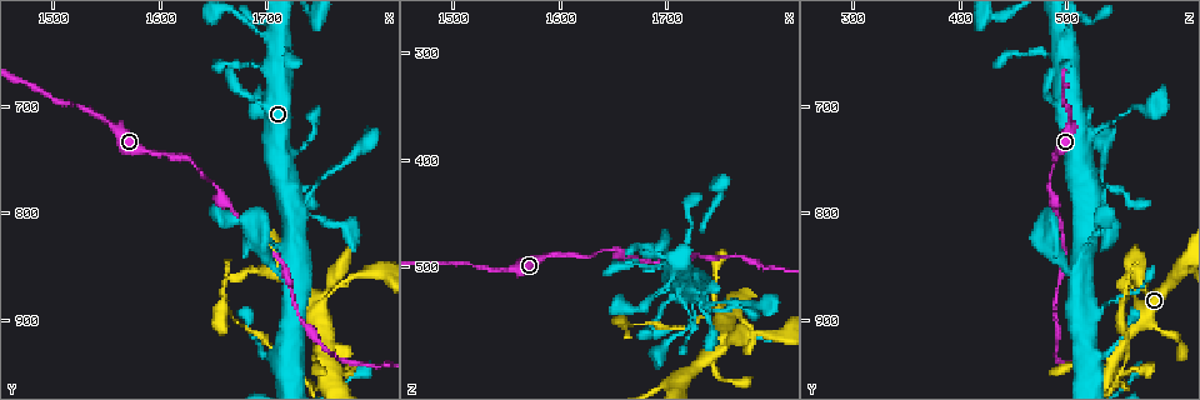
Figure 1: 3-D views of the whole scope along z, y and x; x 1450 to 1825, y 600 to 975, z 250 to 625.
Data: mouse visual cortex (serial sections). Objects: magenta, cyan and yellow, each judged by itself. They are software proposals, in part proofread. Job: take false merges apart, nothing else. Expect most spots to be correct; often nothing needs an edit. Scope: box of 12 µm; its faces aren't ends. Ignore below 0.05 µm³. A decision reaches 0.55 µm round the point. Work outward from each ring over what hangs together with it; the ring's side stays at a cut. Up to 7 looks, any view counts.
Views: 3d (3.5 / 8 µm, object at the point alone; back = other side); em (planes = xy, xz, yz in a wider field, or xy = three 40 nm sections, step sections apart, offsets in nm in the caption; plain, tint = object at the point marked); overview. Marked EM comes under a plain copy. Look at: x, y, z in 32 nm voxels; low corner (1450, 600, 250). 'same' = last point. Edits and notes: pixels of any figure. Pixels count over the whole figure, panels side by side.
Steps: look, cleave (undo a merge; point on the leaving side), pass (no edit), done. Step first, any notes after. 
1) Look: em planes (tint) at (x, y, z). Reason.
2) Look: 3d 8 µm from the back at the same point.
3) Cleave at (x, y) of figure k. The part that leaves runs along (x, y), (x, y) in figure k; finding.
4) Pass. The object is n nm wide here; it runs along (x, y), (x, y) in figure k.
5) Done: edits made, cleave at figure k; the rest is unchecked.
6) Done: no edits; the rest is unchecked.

Look: 3d 3.5 µm at (1700, 634, 498). Sudden change in width.

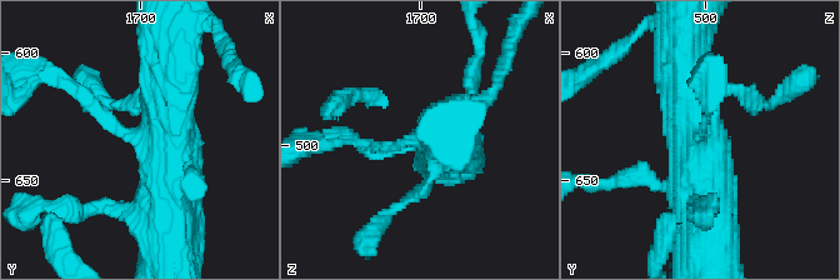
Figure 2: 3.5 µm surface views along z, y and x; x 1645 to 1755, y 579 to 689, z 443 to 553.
Look: em planes (tint) at (1702, 632, 498).

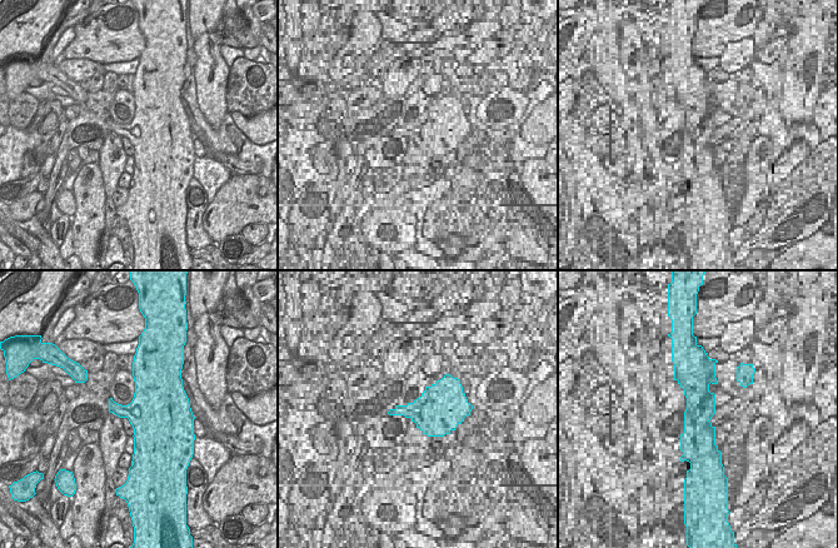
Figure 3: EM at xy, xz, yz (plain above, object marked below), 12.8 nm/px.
Pass. It runs along (706, 220), (700, 96), (678, 63) in figure 2; all the same cell.

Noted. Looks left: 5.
Look: em xy step 1 (tint) at (1540, 708, 506). Thick turns thin.

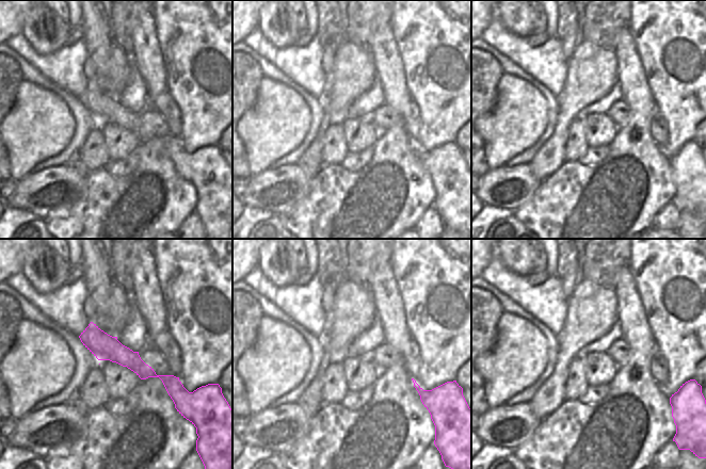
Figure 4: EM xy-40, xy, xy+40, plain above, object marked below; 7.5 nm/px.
Look: 3d 3.5 µm from the back at the same point.

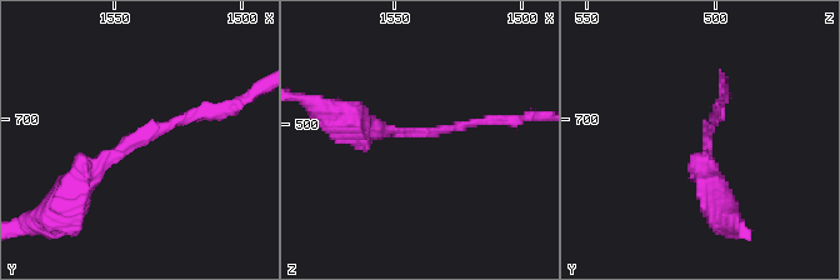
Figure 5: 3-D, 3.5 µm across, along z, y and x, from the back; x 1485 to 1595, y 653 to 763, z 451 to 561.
Pass. The arms are 100, 350 nm wide; it runs along (61, 203), (115, 149), (206, 110) in figure 5; all the same cell.

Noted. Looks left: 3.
Look: 3d 3.5 µm at (1754, 946, 540). Sharp bend.

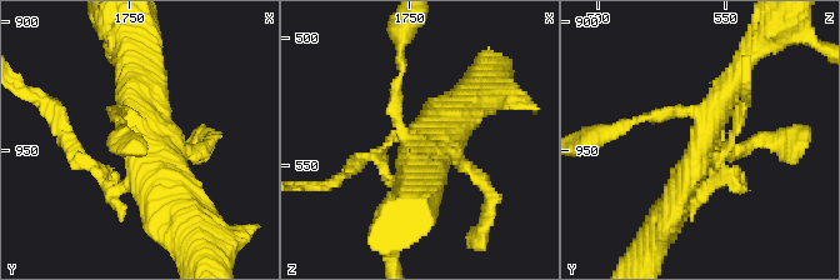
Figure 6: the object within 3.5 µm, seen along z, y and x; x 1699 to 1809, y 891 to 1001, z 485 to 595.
Look: em xy step 2 (tint) at (1754, 949, 541). Now the EM.

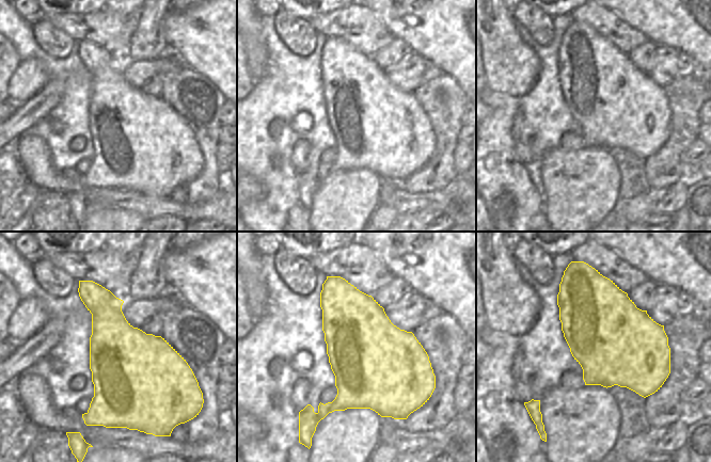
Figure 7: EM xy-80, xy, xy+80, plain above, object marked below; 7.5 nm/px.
Cleave at (743, 188) of figure 6. The part that leaves runs along (698, 185), (718, 170), (746, 104) in figure 6; two cells meet here.

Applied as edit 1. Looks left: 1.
Done: edits made, cleave at figure 6; the rest is unchecked.

